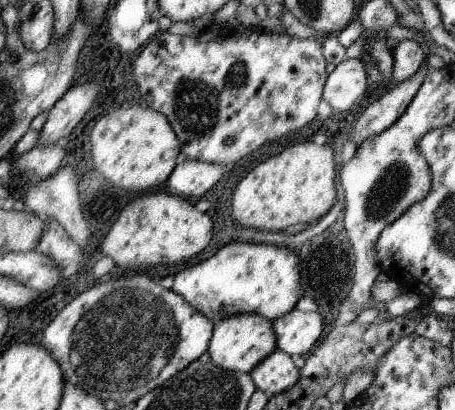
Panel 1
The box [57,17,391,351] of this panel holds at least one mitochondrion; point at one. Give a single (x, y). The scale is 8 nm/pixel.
(194, 105)

